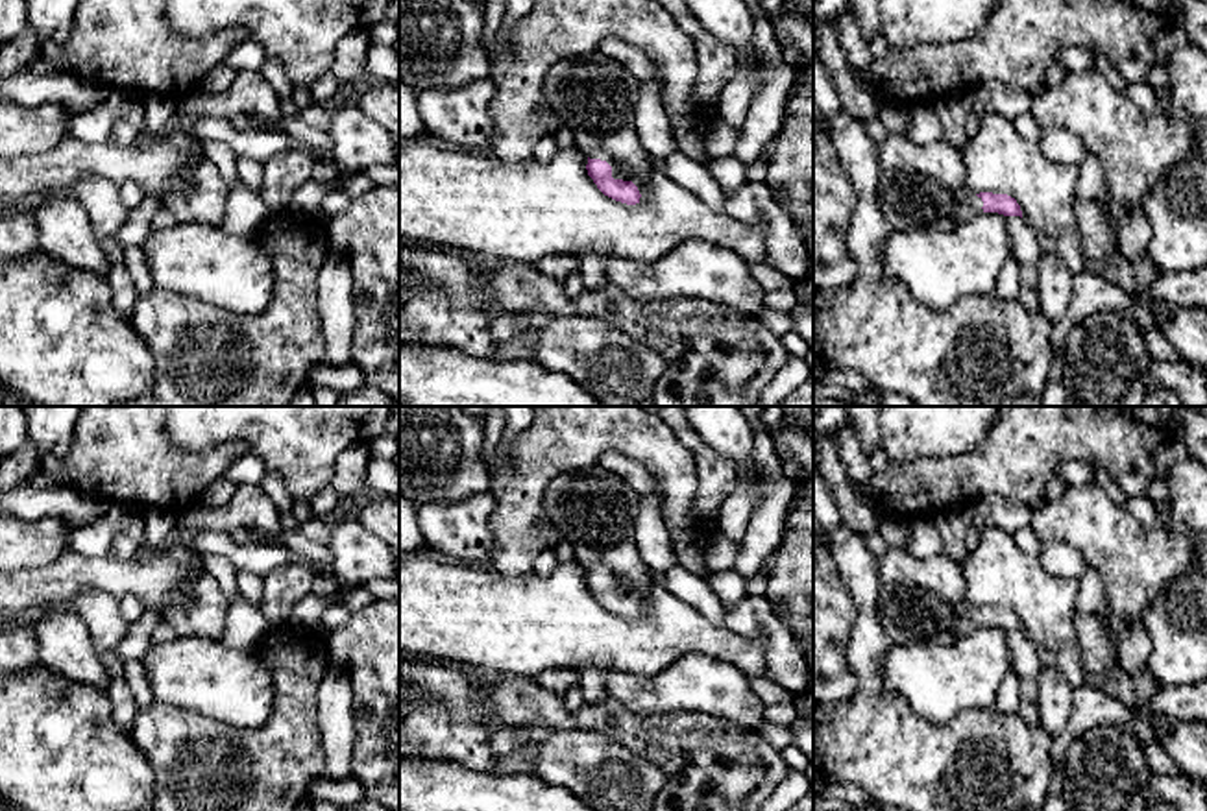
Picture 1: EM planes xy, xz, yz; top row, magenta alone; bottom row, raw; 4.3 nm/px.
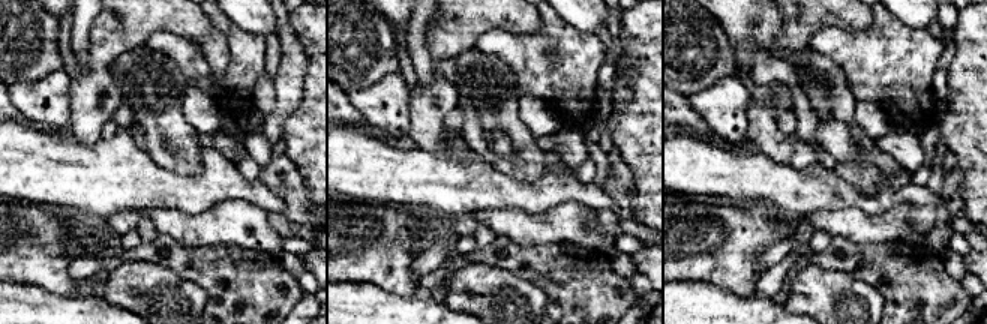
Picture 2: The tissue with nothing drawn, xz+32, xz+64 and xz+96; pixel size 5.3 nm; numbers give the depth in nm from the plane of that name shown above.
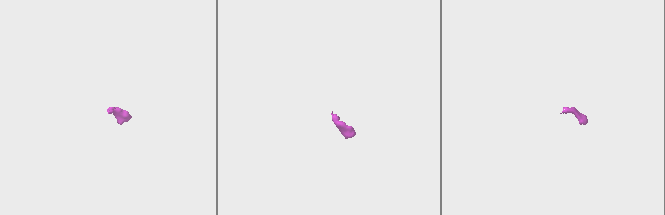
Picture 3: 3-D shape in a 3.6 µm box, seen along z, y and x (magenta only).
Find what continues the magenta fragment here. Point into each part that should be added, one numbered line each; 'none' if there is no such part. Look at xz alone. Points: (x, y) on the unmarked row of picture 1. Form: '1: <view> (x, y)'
1: xz (592, 508)

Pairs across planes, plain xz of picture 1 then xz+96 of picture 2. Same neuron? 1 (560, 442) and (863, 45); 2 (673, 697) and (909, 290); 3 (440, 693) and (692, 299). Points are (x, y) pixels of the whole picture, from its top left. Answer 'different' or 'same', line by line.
1: different
2: different
3: different

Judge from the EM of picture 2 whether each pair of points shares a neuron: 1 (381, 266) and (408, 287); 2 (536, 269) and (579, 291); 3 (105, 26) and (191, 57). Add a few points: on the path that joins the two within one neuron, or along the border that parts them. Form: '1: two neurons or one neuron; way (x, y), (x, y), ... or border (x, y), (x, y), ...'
1: one neuron; way (387, 272), (402, 282)
2: one neuron; way (546, 269), (558, 270), (569, 281)
3: two neurons; border (182, 36), (173, 32), (155, 32), (144, 44)

